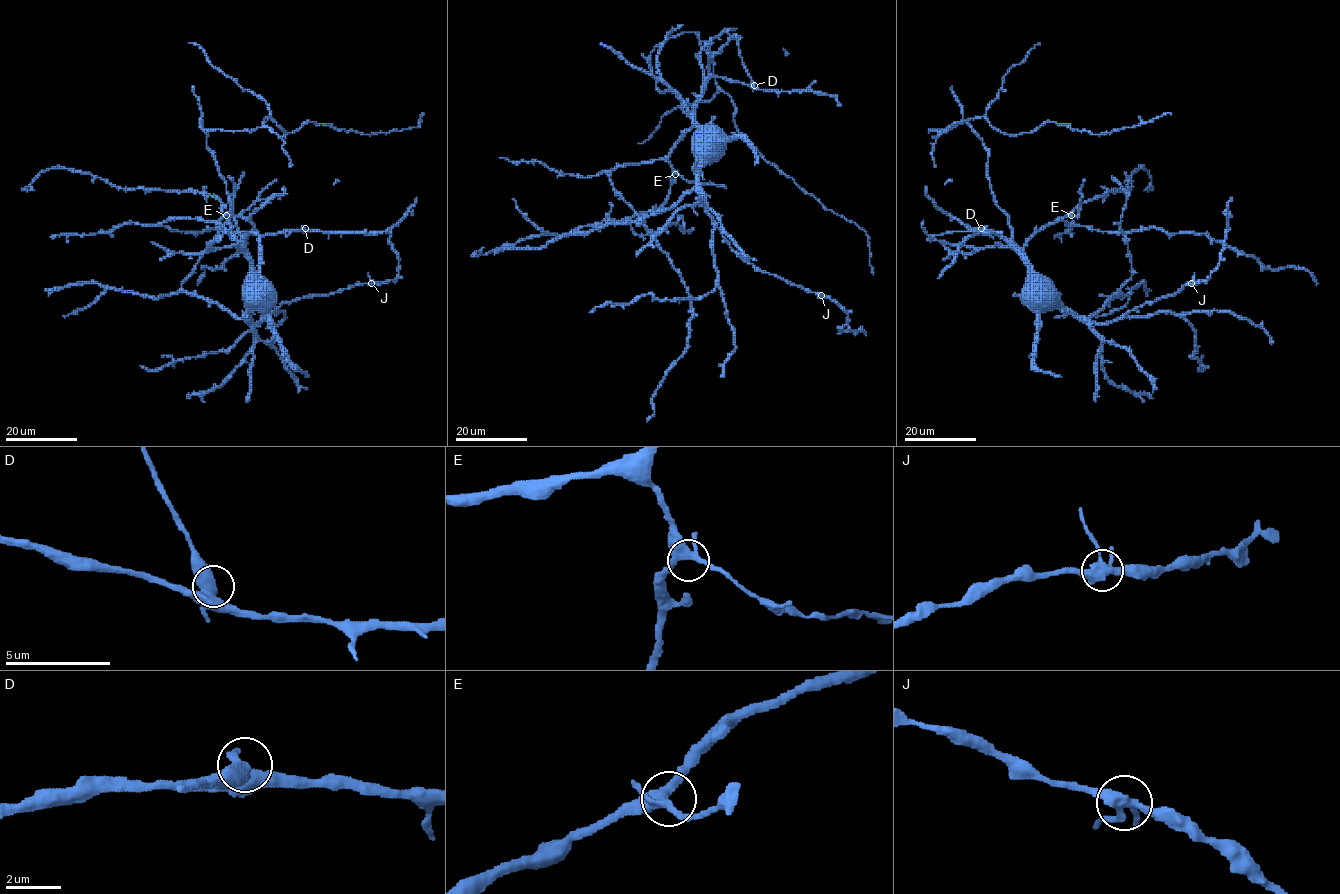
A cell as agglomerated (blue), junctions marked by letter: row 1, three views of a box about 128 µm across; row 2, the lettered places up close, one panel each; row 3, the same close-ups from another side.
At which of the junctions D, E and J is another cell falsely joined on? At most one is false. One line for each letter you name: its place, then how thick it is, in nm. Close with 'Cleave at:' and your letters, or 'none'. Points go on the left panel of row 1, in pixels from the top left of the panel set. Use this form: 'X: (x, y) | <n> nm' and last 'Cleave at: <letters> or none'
Cleave at: none

